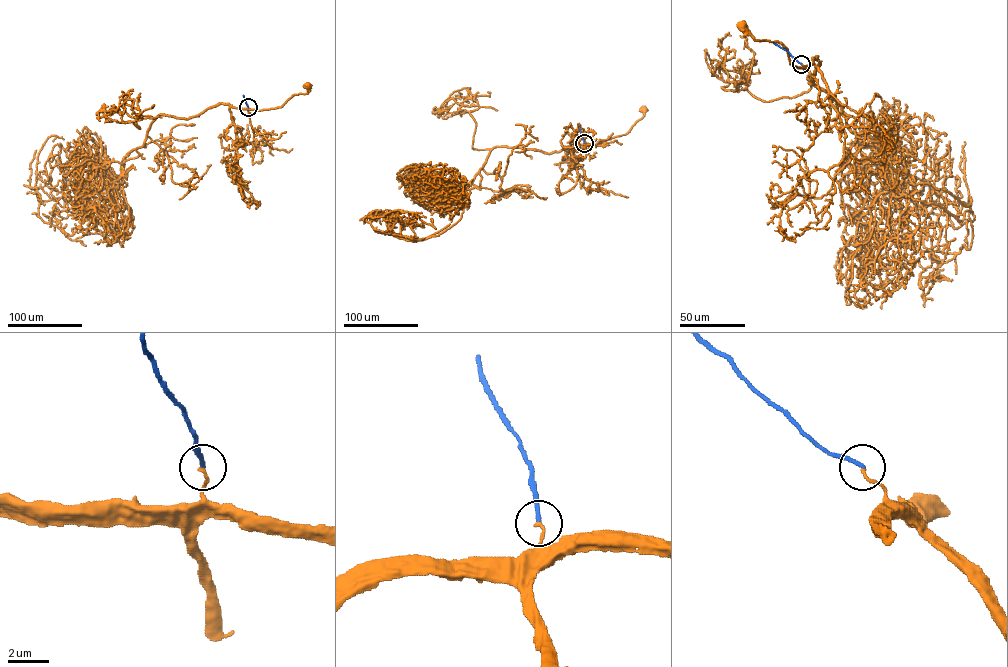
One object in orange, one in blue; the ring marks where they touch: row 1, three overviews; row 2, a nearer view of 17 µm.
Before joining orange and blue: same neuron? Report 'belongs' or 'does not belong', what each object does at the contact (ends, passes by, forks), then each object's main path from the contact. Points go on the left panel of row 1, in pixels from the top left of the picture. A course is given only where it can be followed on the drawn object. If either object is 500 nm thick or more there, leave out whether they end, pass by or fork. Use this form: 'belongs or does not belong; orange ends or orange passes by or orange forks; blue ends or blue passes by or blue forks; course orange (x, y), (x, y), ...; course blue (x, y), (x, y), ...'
does not belong; orange ends; blue ends; course orange (248, 107), (262, 110), (281, 106), (293, 95), (307, 93), (307, 85); course blue (248, 107), (243, 95)

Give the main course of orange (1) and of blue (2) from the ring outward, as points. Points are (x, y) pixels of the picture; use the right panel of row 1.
1: (801, 64), (804, 69), (791, 63), (787, 49), (781, 42), (756, 39), (744, 26)
2: (801, 64), (773, 42)

